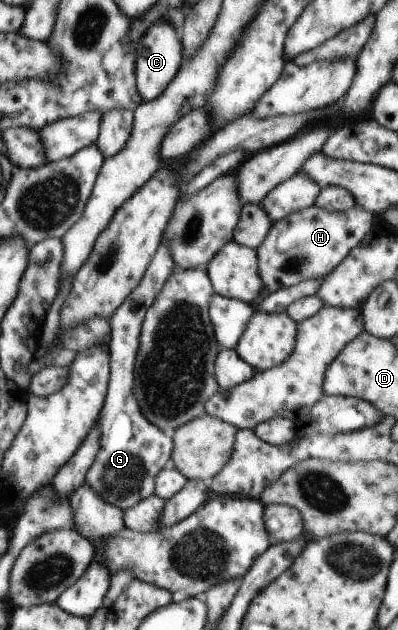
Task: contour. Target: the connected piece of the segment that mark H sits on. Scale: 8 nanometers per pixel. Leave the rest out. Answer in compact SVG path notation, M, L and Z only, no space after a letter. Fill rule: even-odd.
M357 204L344 212L327 211L314 205L274 222L256 250L259 273L266 291L263 290L255 306L280 289L296 286L299 282L320 280L332 274L371 233L377 223L375 215Z

